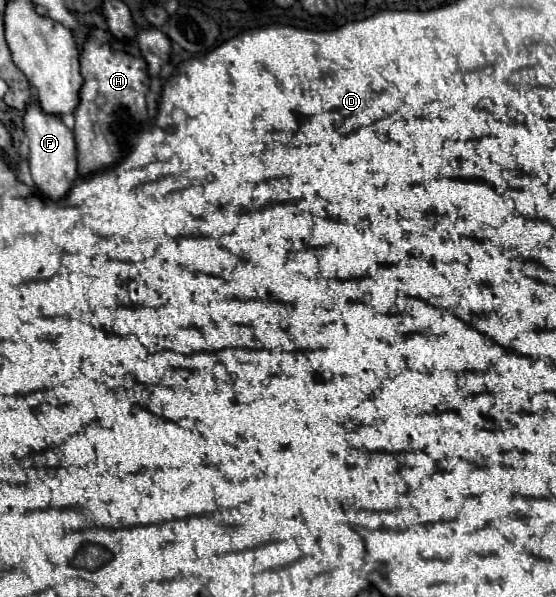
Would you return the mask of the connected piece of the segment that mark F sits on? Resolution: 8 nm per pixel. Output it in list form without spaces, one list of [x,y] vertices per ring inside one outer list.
[[[35,100],[29,104],[23,122],[25,122],[25,132],[29,136],[29,166],[31,166],[33,182],[45,198],[57,202],[69,194],[75,180],[79,178],[73,132],[61,122],[59,116],[43,114]]]

